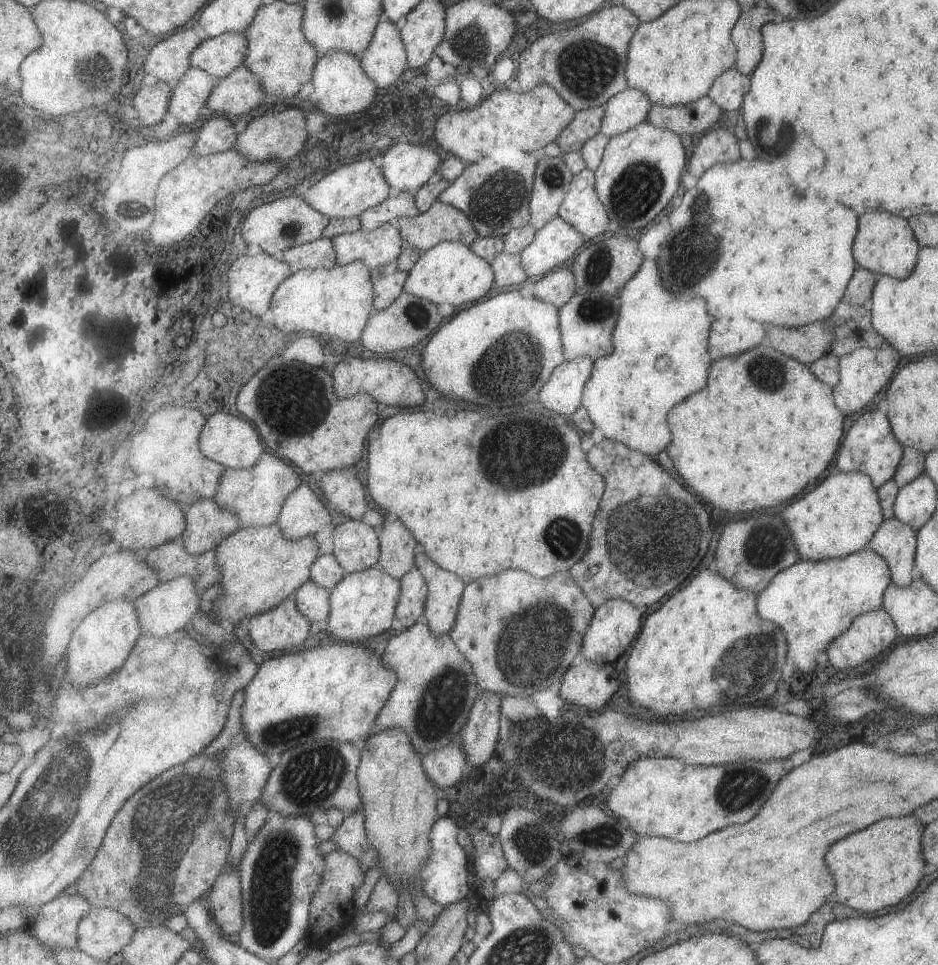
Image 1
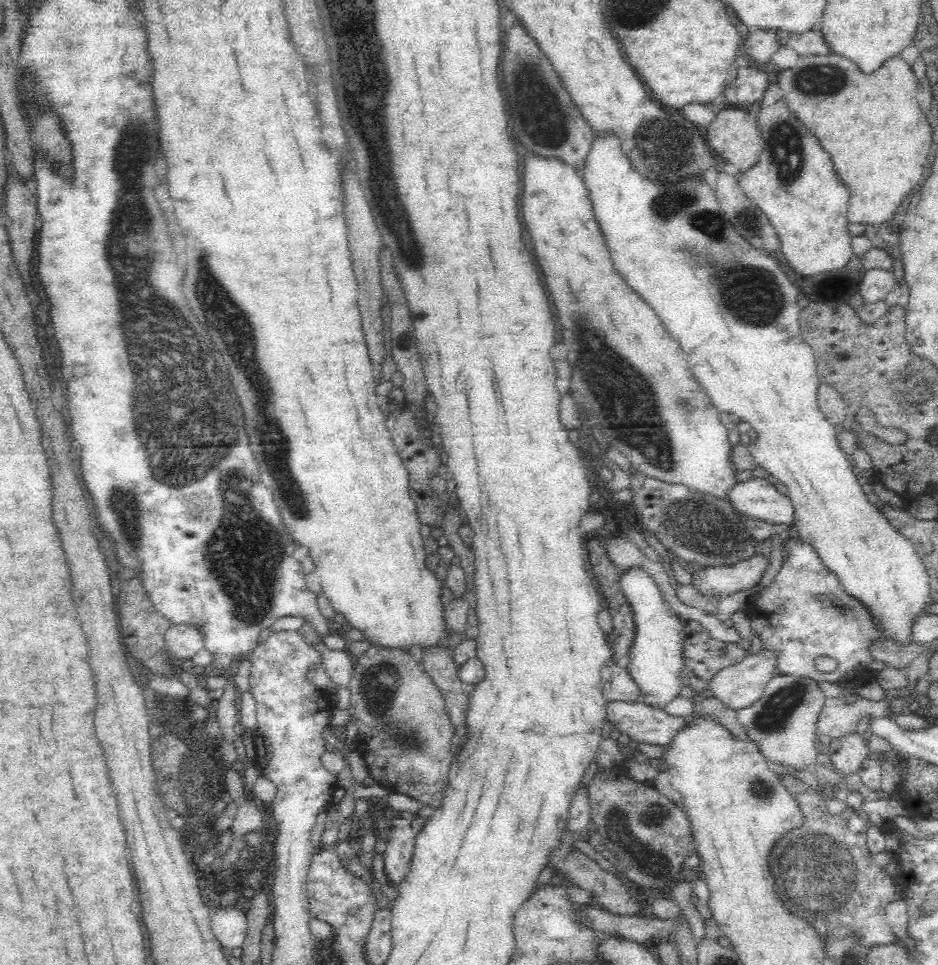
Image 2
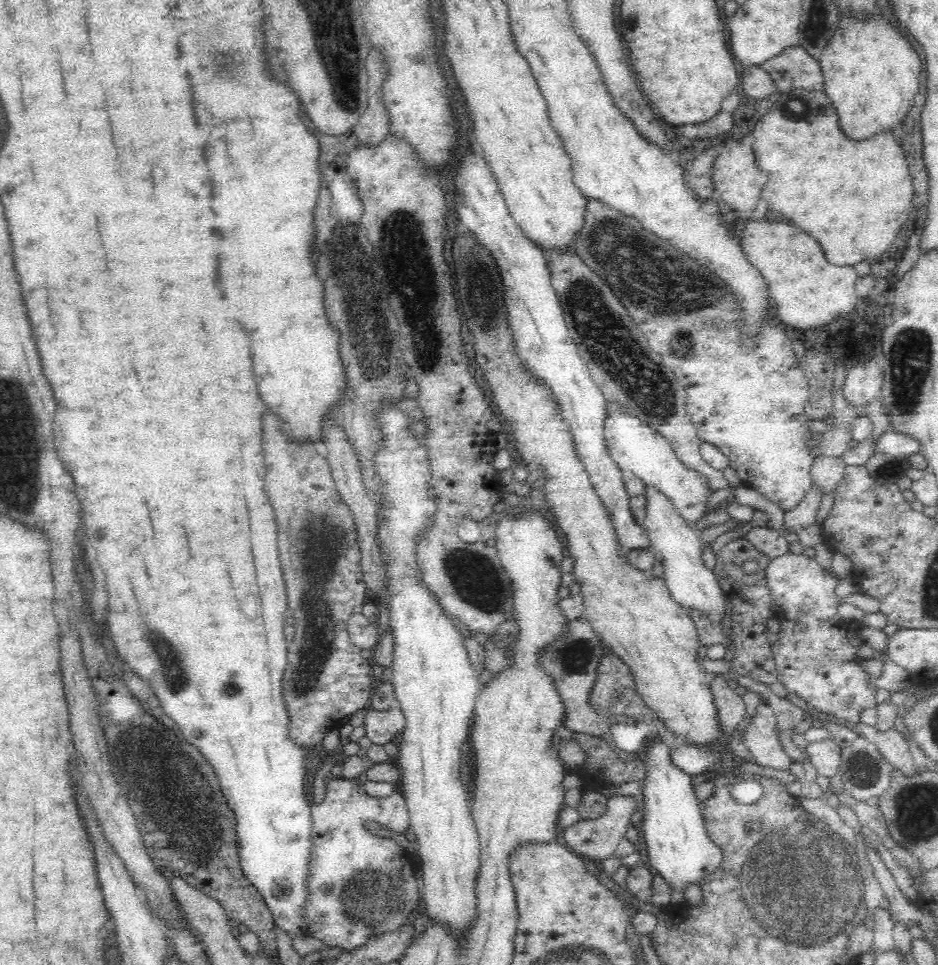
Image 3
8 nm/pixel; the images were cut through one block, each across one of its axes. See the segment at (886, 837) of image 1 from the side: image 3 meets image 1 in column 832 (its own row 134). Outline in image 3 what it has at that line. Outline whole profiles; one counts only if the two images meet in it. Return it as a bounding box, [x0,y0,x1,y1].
[819,16,922,142]

